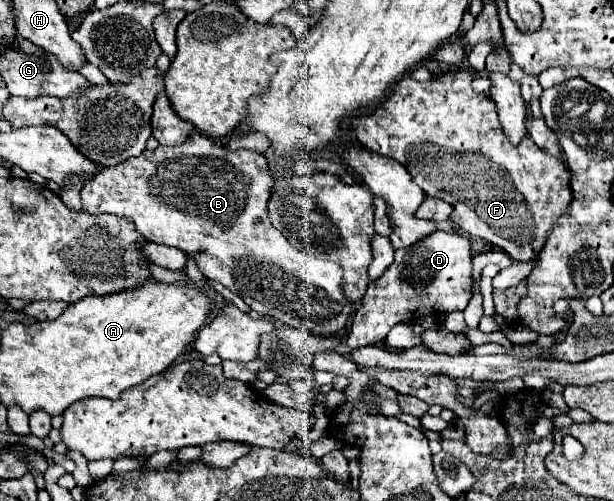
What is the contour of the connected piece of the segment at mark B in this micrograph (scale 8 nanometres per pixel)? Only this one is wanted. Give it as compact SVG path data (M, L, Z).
M192 131L182 145L144 149L138 157L102 169L98 177L86 181L80 195L88 213L126 217L146 241L178 247L195 260L204 277L218 281L232 293L240 295L260 315L272 315L280 323L304 329L312 335L342 337L354 311L354 301L350 301L342 289L342 267L328 257L322 257L322 253L314 253L314 249L310 249L310 253L298 251L278 229L272 227L268 219L272 185L274 179L264 155L252 151L230 153L210 137Z

